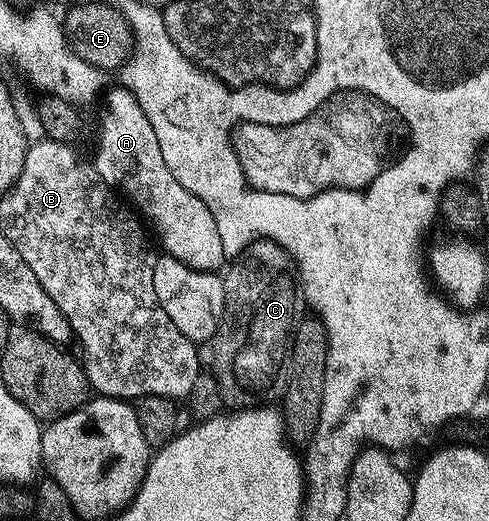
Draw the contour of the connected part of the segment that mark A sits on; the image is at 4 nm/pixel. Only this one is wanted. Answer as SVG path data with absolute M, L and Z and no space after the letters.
M115 88L109 91L104 114L100 117L100 142L96 145L94 158L98 175L123 194L146 221L148 216L147 224L156 228L160 245L164 248L161 250L167 256L204 273L219 270L226 258L222 251L222 235L218 235L218 223L214 223L210 207L170 175L170 167L166 167L166 159L162 159L162 147L158 147L158 135L154 135L146 111L142 111L138 99L134 99L129 89Z

